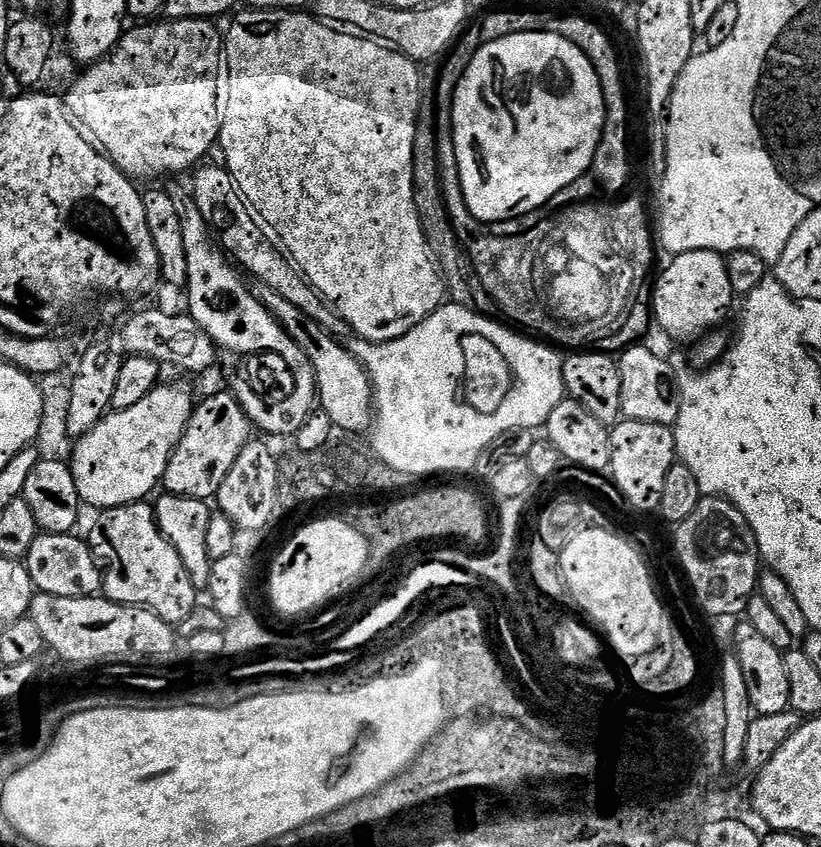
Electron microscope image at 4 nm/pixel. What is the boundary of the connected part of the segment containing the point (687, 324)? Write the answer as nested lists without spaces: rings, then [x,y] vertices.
[[[694,250],[672,256],[669,261],[664,273],[657,275],[654,280],[652,310],[655,323],[660,323],[676,340],[699,341],[707,337],[710,330],[719,329],[716,327],[727,318],[732,308],[734,289],[727,259],[718,252]]]

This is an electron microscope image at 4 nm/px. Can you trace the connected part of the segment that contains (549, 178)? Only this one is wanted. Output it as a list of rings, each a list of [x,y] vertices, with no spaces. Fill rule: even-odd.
[[[549,32],[510,34],[510,38],[498,38],[498,42],[481,43],[456,86],[456,95],[452,98],[452,112],[454,150],[457,152],[457,170],[465,206],[474,219],[485,226],[500,226],[505,222],[519,221],[516,220],[519,216],[528,216],[531,212],[538,211],[543,204],[550,203],[559,192],[566,191],[575,180],[582,179],[586,174],[589,175],[592,172],[592,163],[596,157],[600,139],[604,134],[604,123],[608,118],[604,87],[588,55],[580,49],[578,44]]]

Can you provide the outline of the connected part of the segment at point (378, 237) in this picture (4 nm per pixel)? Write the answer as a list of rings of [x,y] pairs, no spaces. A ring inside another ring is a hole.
[[[244,10],[241,11],[235,19],[236,18],[237,20],[229,26],[228,32],[226,28],[226,39],[224,41],[224,55],[226,57],[226,99],[222,104],[220,138],[218,141],[219,151],[224,151],[225,161],[223,160],[223,163],[226,165],[228,172],[232,175],[232,181],[236,183],[237,188],[240,189],[240,193],[243,194],[244,199],[248,201],[252,211],[255,212],[261,220],[265,220],[273,230],[280,228],[280,233],[288,239],[290,251],[296,252],[295,261],[301,260],[306,272],[312,275],[313,280],[315,280],[317,284],[320,284],[322,291],[328,292],[329,298],[338,301],[339,308],[344,308],[344,316],[348,316],[352,320],[352,323],[350,323],[348,328],[351,329],[359,339],[369,340],[371,344],[385,344],[386,342],[397,340],[406,334],[410,334],[410,330],[417,328],[426,317],[438,311],[441,304],[445,303],[446,300],[446,281],[437,265],[436,257],[432,254],[432,247],[428,245],[428,235],[424,233],[424,226],[420,221],[420,211],[416,205],[417,165],[414,163],[413,156],[416,150],[416,129],[420,122],[420,109],[422,107],[422,101],[420,101],[421,69],[418,67],[415,60],[411,60],[395,47],[389,46],[379,40],[361,36],[351,30],[341,30],[339,27],[333,26],[304,10],[299,12]]]

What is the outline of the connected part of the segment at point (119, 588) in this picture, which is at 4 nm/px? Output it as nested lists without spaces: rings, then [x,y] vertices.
[[[148,502],[139,504],[127,504],[121,508],[109,508],[101,511],[96,520],[96,533],[90,536],[92,553],[102,565],[104,573],[103,595],[115,604],[130,604],[138,608],[148,608],[156,612],[173,626],[183,625],[186,618],[195,612],[198,607],[198,589],[190,578],[186,566],[182,564],[182,558],[178,556],[178,550],[170,546],[168,539],[162,535],[159,526],[156,525],[156,514],[153,505]]]

